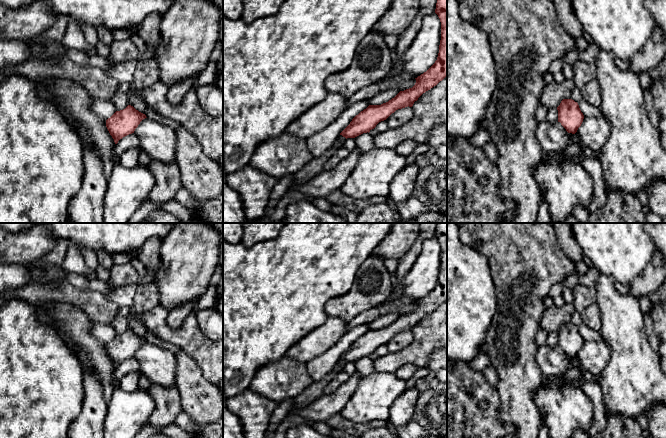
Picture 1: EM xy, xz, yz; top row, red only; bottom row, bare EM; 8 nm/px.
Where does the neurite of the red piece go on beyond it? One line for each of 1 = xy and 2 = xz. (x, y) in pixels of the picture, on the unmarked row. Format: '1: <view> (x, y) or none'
1: none
2: none

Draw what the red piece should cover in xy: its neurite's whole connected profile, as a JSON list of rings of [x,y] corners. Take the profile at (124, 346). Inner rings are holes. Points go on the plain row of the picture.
[[[128,329],[125,333],[116,335],[106,344],[106,351],[115,368],[123,361],[134,357],[140,346],[147,342],[145,338]]]

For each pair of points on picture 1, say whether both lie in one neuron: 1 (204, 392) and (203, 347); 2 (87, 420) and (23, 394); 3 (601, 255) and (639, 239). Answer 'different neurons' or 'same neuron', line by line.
1: different neurons
2: different neurons
3: same neuron

